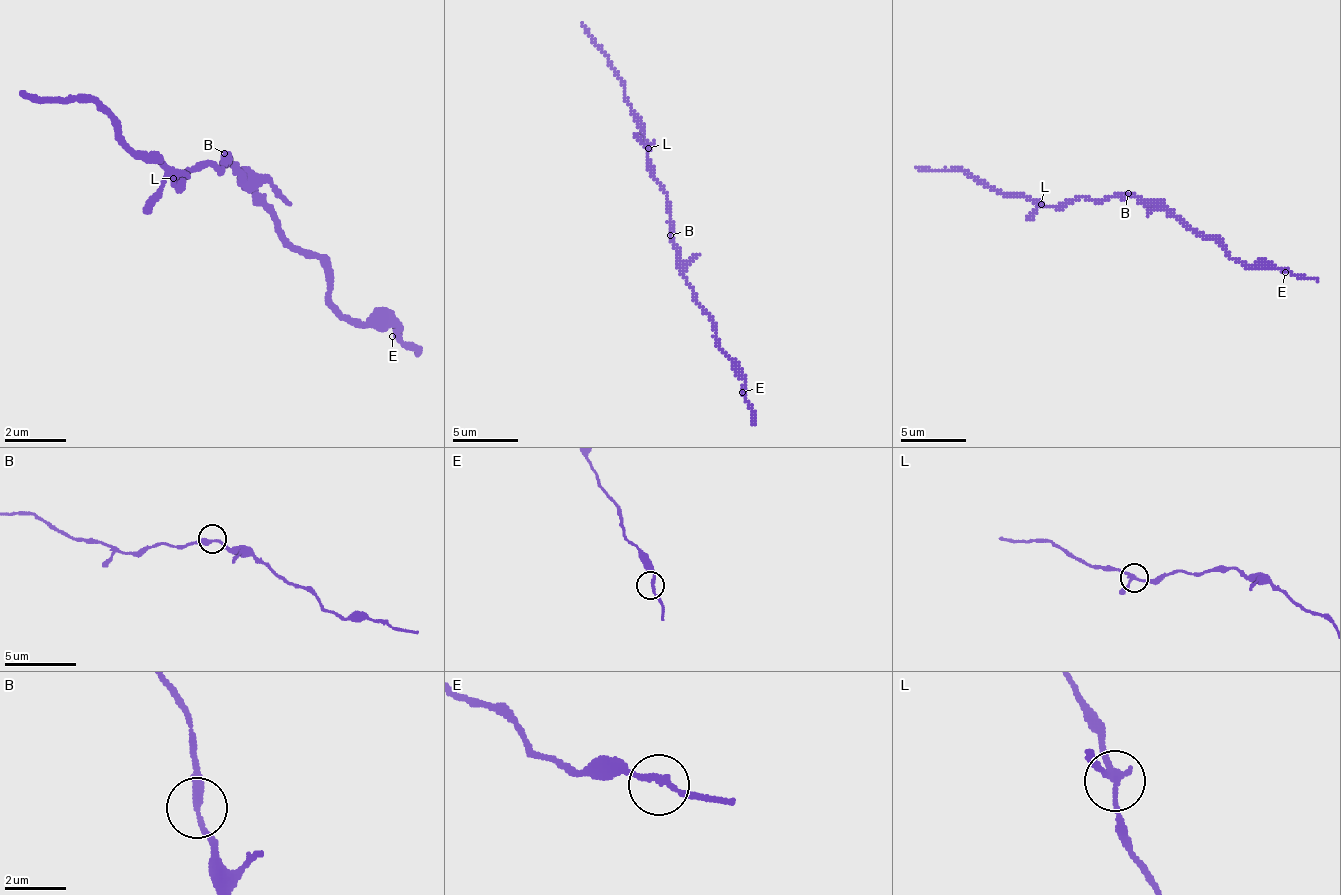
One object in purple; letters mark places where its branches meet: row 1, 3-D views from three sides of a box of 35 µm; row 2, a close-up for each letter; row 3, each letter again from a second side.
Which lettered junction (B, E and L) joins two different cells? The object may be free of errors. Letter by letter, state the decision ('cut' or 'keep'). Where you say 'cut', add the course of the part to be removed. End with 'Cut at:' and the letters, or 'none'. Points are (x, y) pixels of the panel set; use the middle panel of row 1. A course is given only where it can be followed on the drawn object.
B: keep
E: keep
L: keep
Cut at: none

